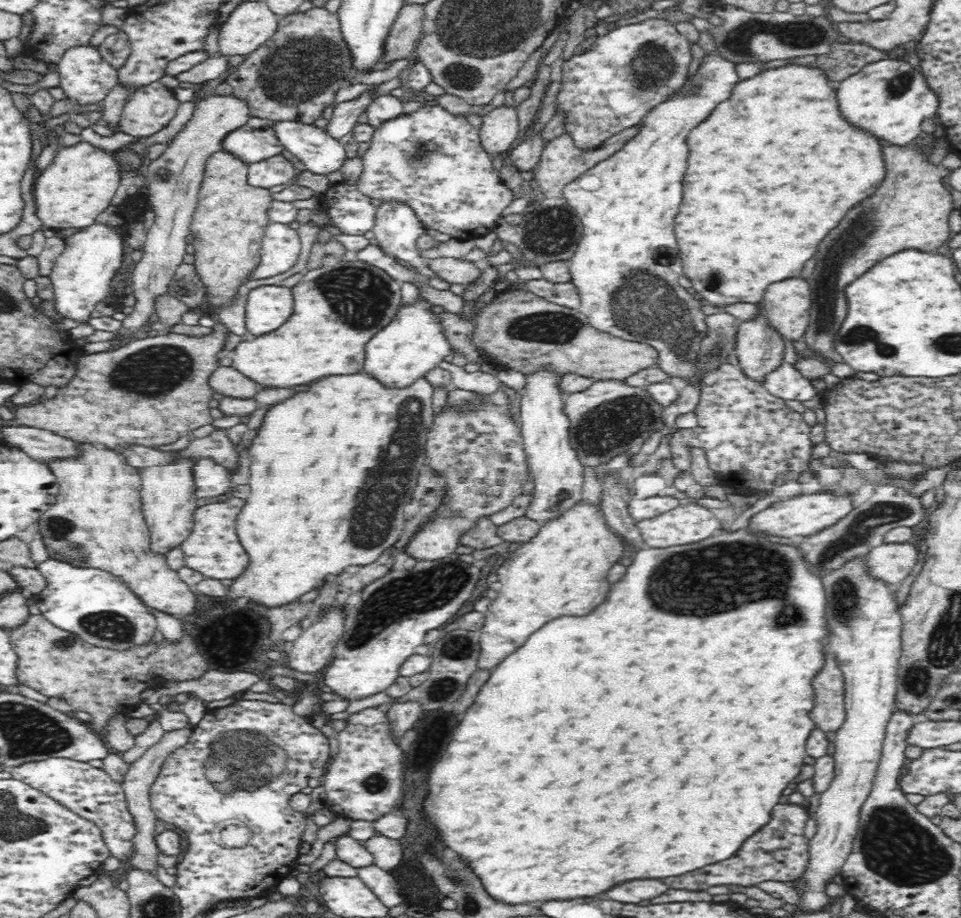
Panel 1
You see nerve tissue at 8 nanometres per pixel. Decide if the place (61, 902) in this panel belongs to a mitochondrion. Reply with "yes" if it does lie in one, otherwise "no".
no

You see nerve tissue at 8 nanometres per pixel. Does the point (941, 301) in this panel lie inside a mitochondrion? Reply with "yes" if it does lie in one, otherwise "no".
no

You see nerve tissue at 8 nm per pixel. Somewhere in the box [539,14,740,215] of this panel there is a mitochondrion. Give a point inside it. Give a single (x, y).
(652, 66)

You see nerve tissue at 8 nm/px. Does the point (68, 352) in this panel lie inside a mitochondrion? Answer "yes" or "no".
no

